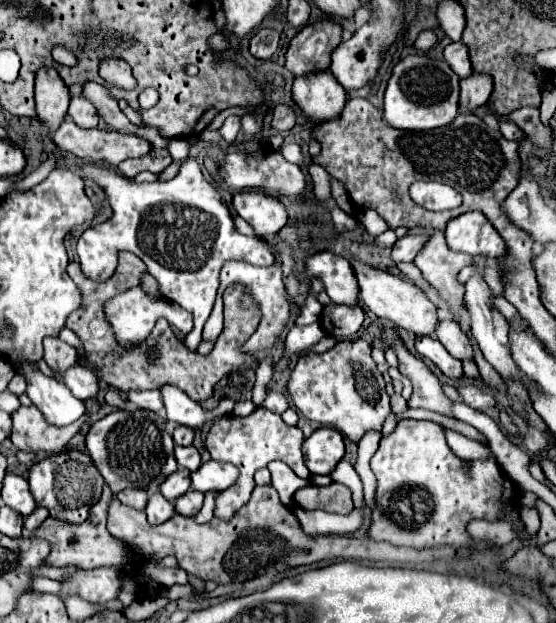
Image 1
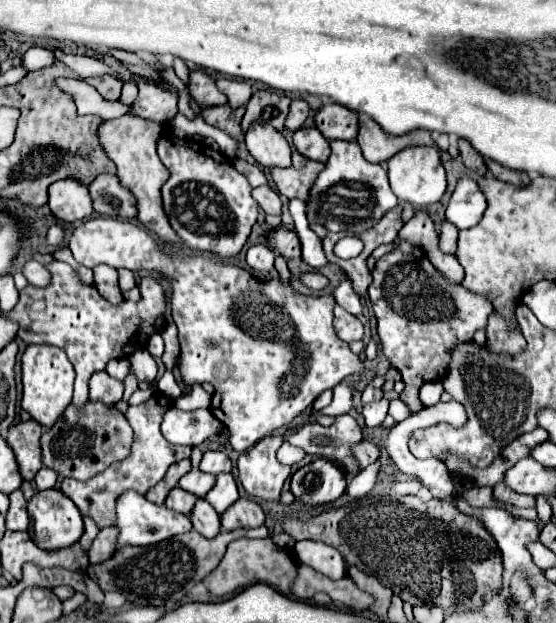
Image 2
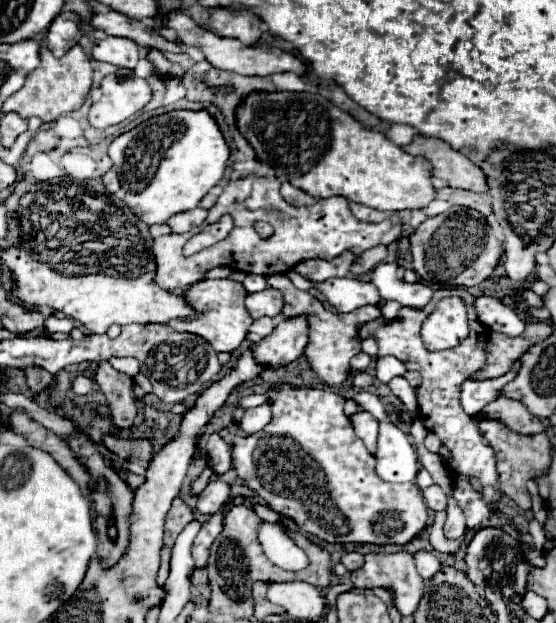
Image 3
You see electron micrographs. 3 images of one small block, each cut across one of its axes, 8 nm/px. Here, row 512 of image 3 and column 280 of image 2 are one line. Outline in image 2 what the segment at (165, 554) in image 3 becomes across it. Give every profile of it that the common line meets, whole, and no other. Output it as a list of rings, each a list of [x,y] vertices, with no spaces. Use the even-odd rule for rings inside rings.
[[[292,152],[292,166],[290,168],[270,168],[272,180],[276,184],[276,190],[286,198],[300,198],[308,200],[310,186],[314,184],[316,176],[324,170],[322,162],[310,160],[302,156],[300,152]]]

